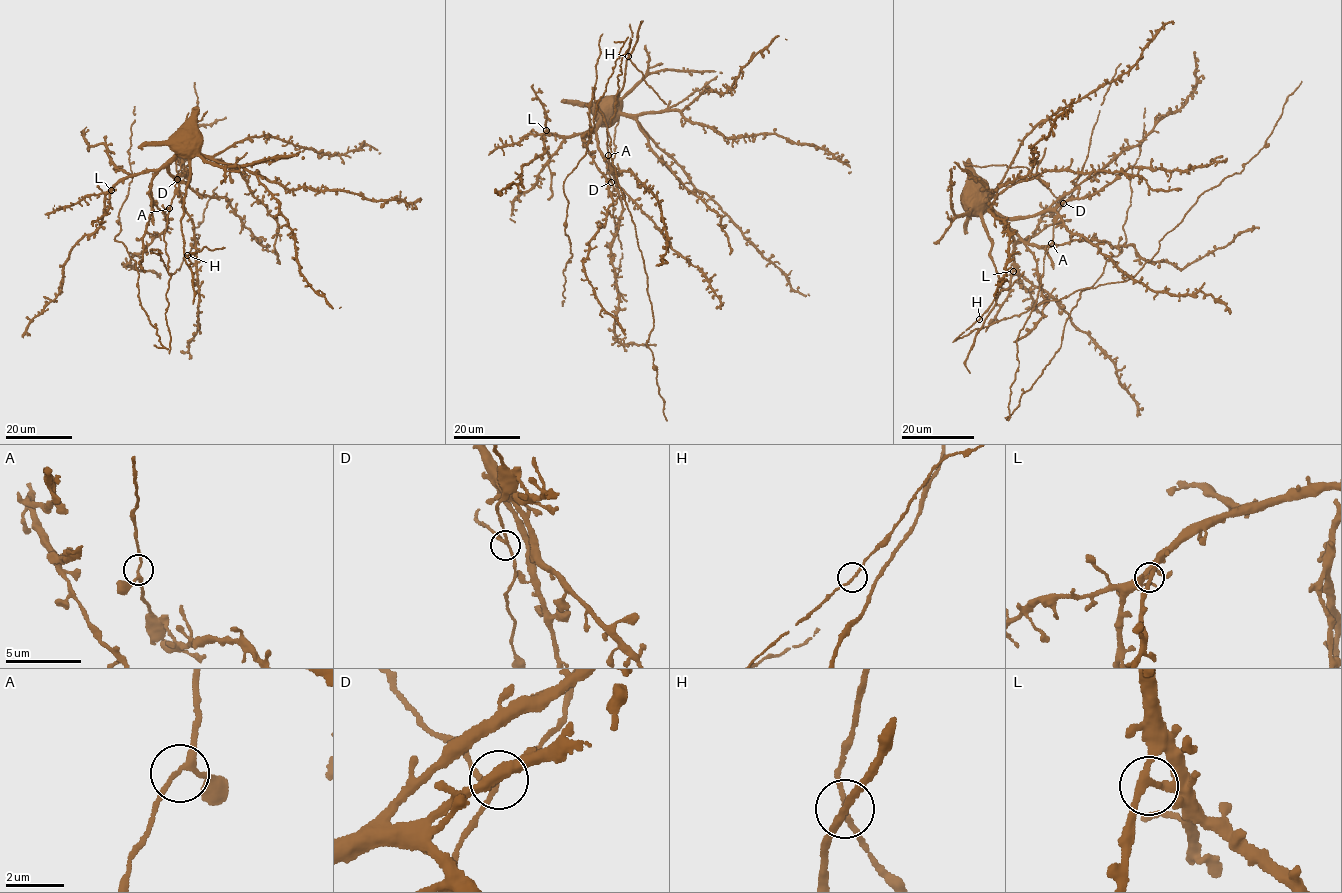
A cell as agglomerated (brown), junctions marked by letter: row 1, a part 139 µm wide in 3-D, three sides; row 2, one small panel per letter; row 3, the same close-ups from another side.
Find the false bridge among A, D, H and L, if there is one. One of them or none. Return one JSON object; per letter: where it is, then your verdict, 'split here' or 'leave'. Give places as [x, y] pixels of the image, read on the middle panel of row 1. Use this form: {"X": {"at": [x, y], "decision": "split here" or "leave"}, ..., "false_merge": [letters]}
{"A": {"at": [608, 155], "decision": "leave"}, "D": {"at": [611, 182], "decision": "leave"}, "H": {"at": [628, 56], "decision": "leave"}, "L": {"at": [546, 130], "decision": "leave"}, "false_merge": []}

